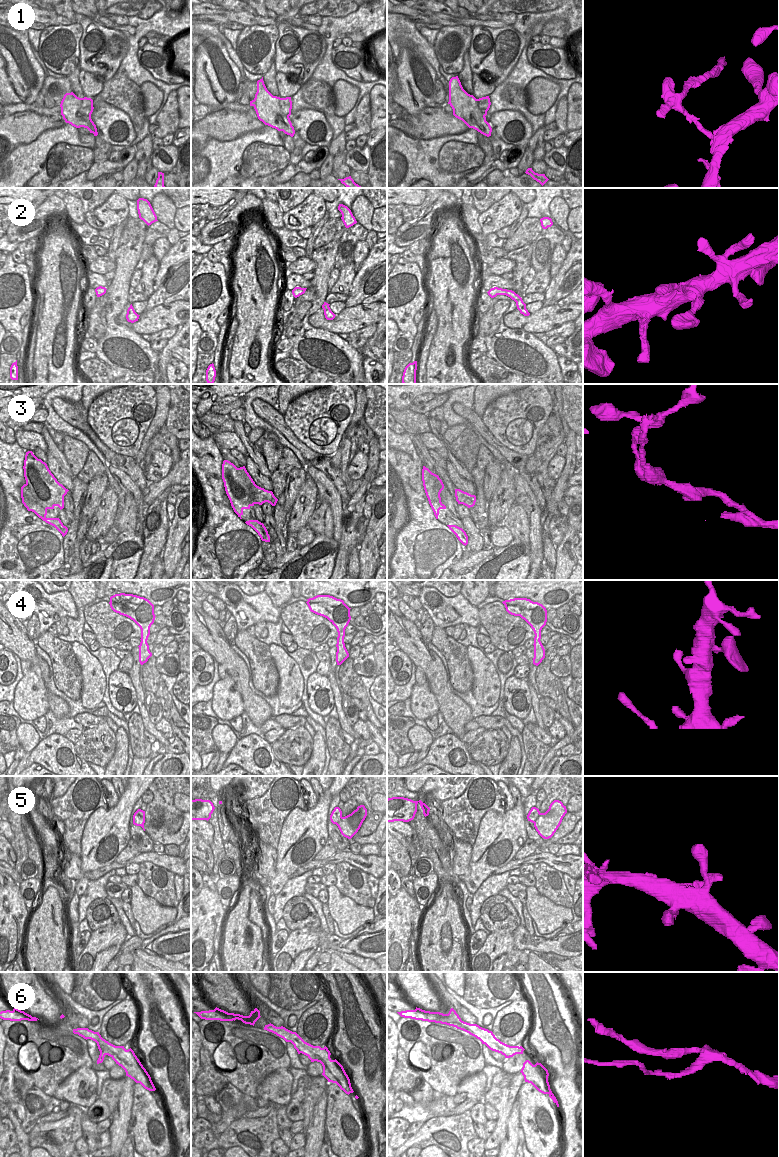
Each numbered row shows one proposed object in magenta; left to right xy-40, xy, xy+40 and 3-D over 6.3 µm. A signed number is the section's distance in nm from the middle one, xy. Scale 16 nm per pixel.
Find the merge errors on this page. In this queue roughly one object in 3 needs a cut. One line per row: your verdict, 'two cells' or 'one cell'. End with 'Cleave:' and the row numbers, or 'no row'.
1: two cells
2: one cell
3: two cells
4: one cell
5: one cell
6: two cells
Cleave: 1, 3, 6

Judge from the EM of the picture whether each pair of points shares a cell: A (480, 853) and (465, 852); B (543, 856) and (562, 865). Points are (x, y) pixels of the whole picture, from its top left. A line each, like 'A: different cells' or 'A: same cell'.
A: different cells
B: same cell

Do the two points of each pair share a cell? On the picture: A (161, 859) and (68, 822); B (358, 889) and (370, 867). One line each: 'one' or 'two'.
A: two
B: two

